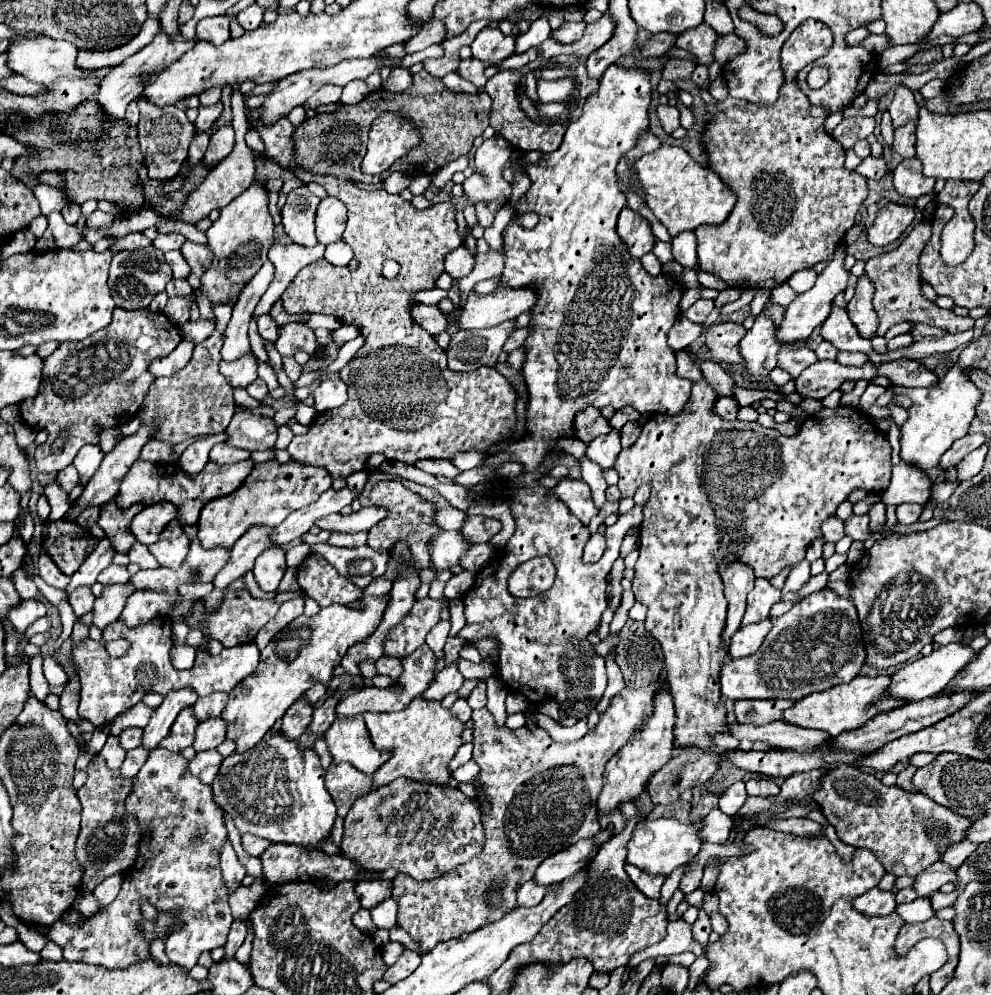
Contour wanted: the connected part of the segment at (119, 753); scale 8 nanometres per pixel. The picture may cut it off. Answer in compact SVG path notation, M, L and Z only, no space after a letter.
M109 735L105 747L101 749L101 755L103 755L107 767L111 767L111 769L119 769L121 763L123 763L123 759L125 759L125 751L121 749L119 739L113 737L113 735Z

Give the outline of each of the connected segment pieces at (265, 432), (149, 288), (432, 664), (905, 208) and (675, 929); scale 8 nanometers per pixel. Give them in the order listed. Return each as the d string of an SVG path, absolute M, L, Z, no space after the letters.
M249 409L237 411L225 431L231 447L247 451L265 451L275 445L277 425L269 417L253 415Z
M151 247L137 249L137 251L117 251L111 261L109 269L109 289L117 303L123 309L143 309L151 303L151 299L165 289L171 281L171 267L163 259L163 251Z
M419 647L411 655L401 659L401 675L395 679L393 685L389 687L361 687L359 691L351 691L339 705L337 705L337 717L349 717L365 711L401 711L405 709L415 697L419 697L435 679L435 669L437 669L439 659L435 659L435 653L429 647Z
M887 203L879 213L875 223L869 227L869 241L873 245L889 245L895 241L915 219L915 209L911 205Z
M677 919L677 921L671 921L669 927L667 927L667 937L659 943L639 951L633 955L631 963L627 965L628 968L633 969L637 967L641 962L646 959L656 959L661 955L669 957L673 953L685 953L685 951L691 951L696 957L704 954L704 950L701 944L697 943L693 939L693 933L691 933L691 925L685 923L683 919Z

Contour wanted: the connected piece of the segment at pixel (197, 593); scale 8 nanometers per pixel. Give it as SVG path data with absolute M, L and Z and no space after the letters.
M195 583L179 585L180 595L189 595L195 598L203 598L214 589L212 583Z

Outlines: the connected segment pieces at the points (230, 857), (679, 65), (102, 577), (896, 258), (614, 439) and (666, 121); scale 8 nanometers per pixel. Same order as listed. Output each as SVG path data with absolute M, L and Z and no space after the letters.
M229 841L221 849L221 873L223 873L223 881L227 883L229 895L235 893L239 887L243 887L245 867L237 861L237 855L235 855L235 851L233 851Z
M669 59L663 67L663 79L677 81L677 79L691 79L691 73L695 71L695 63L689 59Z
M109 565L107 569L103 569L97 577L99 583L103 585L119 585L119 583L127 583L129 581L129 573L127 567L121 565Z
M921 221L919 225L915 225L911 229L911 233L903 239L903 243L897 249L881 253L881 255L877 255L877 257L867 261L865 273L875 281L873 307L875 307L877 317L879 317L877 335L885 335L885 331L891 325L897 325L897 323L903 323L903 321L933 325L933 327L945 329L947 333L961 333L961 331L973 327L975 319L971 319L971 317L957 317L951 309L941 309L933 301L929 301L929 299L925 299L921 295L917 261L919 261L919 255L921 255L923 247L927 245L929 237L931 237L931 223L929 221Z
M611 427L607 435L601 435L599 439L593 439L587 445L587 457L597 465L601 465L603 469L613 467L615 455L619 451L621 451L621 431L615 427Z
M659 105L657 115L659 115L659 121L661 121L661 125L667 133L673 133L675 129L679 129L679 111L677 111L677 107Z

